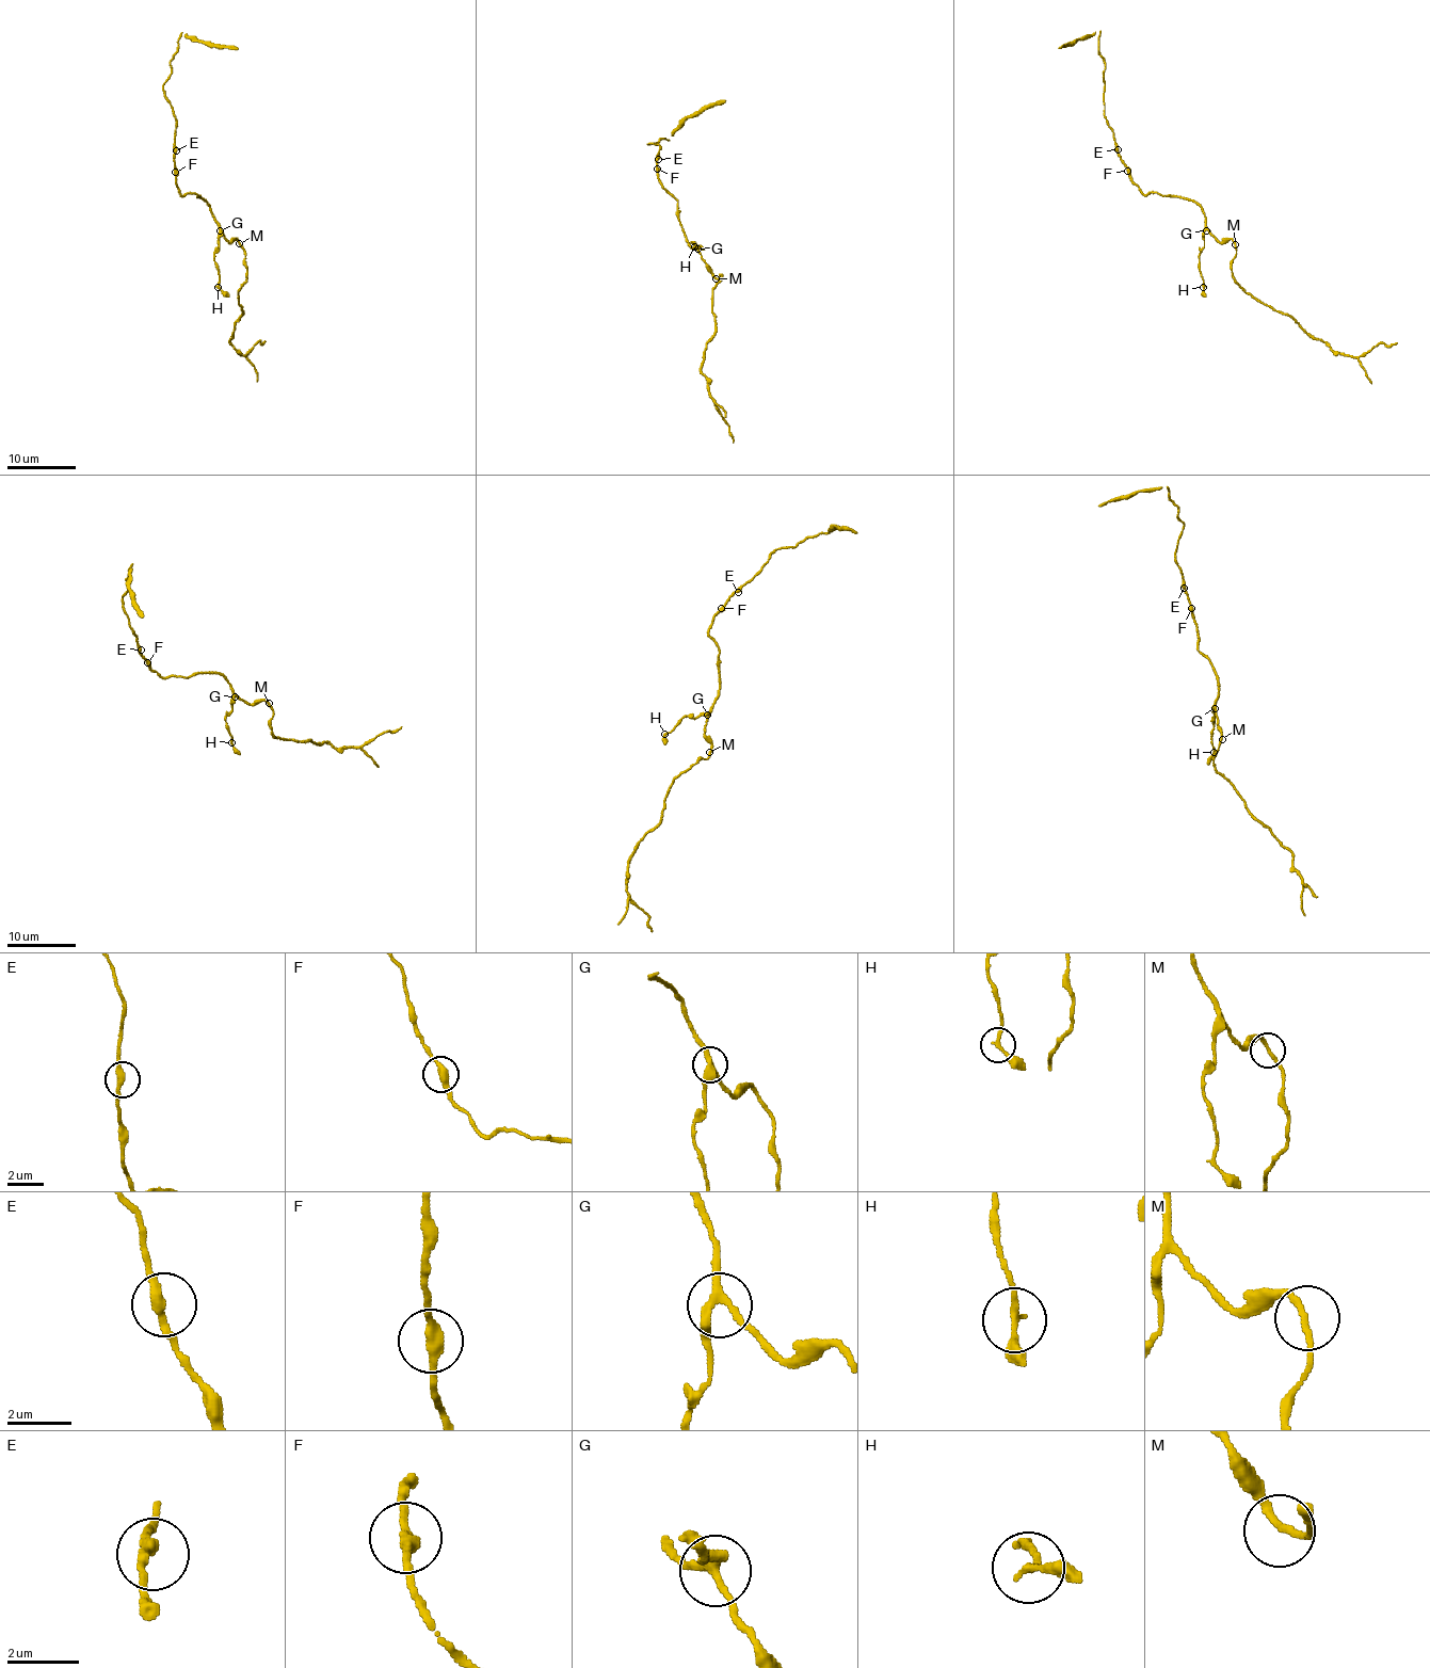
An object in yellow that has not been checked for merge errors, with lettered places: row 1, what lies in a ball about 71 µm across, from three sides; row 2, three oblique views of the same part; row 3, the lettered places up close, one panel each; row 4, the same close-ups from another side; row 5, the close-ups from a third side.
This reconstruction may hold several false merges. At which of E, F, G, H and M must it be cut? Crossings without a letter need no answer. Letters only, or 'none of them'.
none of them

